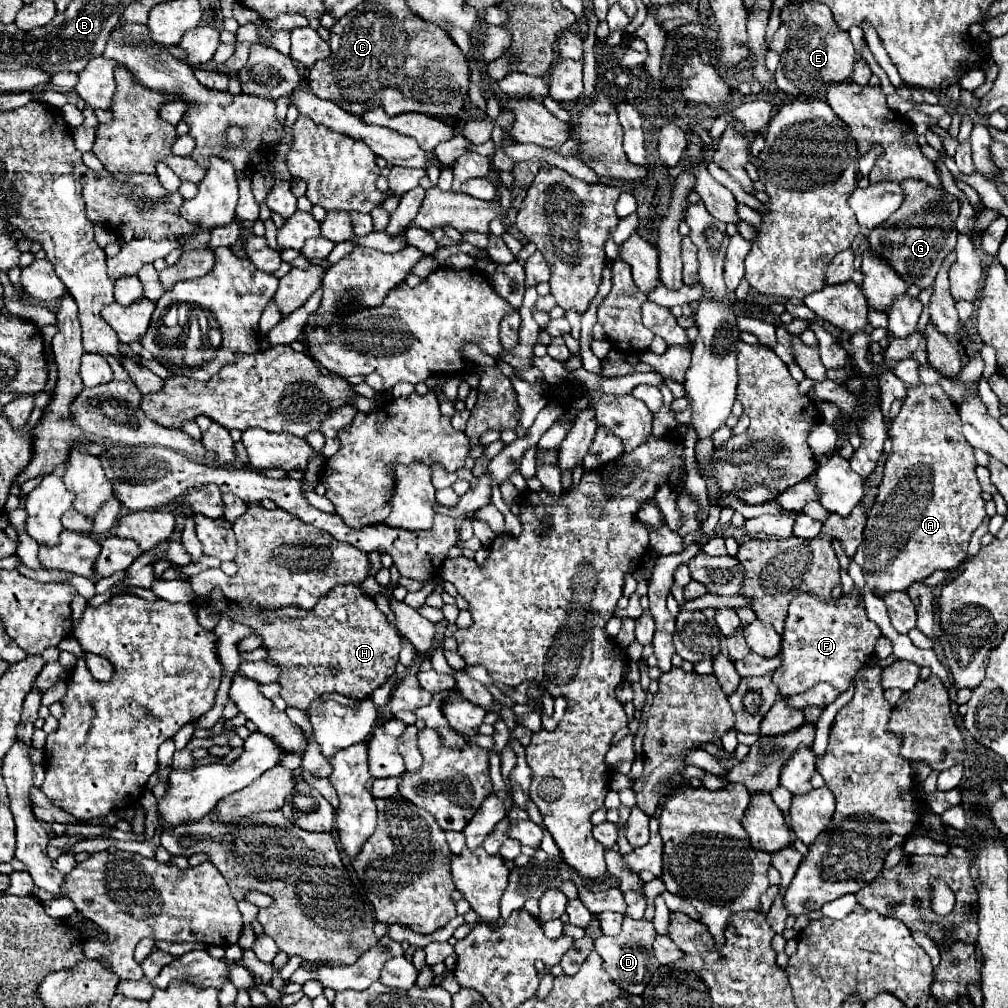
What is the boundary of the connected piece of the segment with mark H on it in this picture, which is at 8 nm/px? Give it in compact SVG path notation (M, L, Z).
M356 584L334 586L312 610L286 606L286 610L258 610L256 616L244 616L240 602L228 602L222 616L230 614L230 606L236 606L232 618L250 626L268 650L266 658L280 666L278 684L288 706L306 710L312 700L330 692L364 698L394 674L402 648L398 632Z

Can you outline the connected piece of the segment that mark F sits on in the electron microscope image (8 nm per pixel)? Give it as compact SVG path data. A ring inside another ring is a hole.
M858 586L852 588L850 596L842 596L838 600L820 600L814 594L798 594L788 606L781 635L782 664L774 672L774 682L778 684L780 694L802 694L818 682L828 682L838 692L846 692L856 672L874 656L874 646L880 636L880 628L866 616Z

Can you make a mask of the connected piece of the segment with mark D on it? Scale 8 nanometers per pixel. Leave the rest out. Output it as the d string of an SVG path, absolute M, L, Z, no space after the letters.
M624 918L622 930L620 930L618 936L600 936L600 938L594 938L594 950L604 960L606 972L628 994L642 994L644 988L646 988L646 982L650 982L650 978L654 976L654 972L660 966L660 962L654 958L654 950L652 950L654 936L656 936L656 930L652 926L652 922Z

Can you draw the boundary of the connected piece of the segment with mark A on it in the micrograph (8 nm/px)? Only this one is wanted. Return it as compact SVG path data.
M916 386L916 388L908 388L908 396L902 404L902 410L900 414L896 416L896 420L892 422L892 430L890 430L890 438L892 438L892 450L890 450L890 456L888 456L888 462L884 466L884 478L882 478L882 484L880 484L880 492L876 496L876 502L874 506L870 508L868 512L868 520L866 520L866 526L864 526L864 542L862 546L856 550L854 554L854 562L858 562L862 566L862 572L866 576L866 584L870 588L876 590L876 596L880 598L884 592L892 592L892 590L906 590L910 588L910 584L918 582L918 580L924 580L928 578L932 572L936 570L956 570L964 560L966 560L966 550L968 550L968 542L970 542L970 536L972 536L972 530L976 530L976 526L982 522L982 518L986 516L986 510L984 510L984 500L980 498L980 484L976 480L976 458L974 458L974 448L966 442L964 434L962 434L962 420L958 418L958 410L956 406L948 400L948 396L942 392L940 386Z

